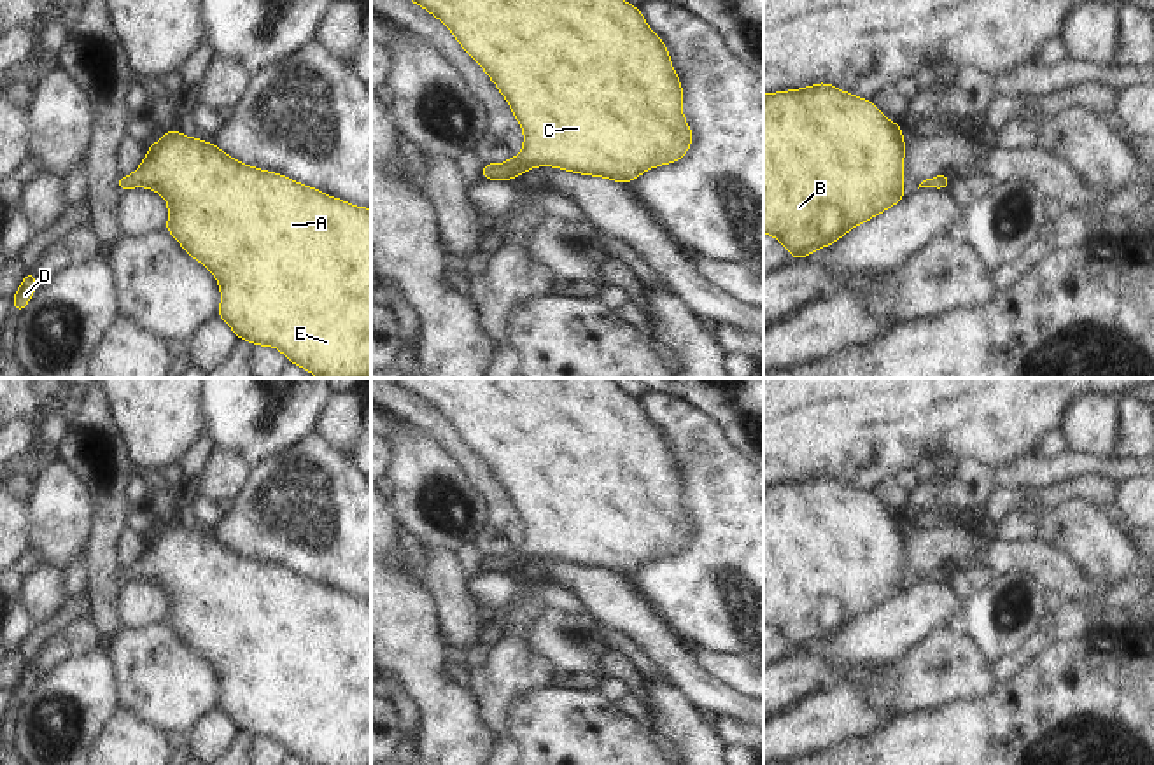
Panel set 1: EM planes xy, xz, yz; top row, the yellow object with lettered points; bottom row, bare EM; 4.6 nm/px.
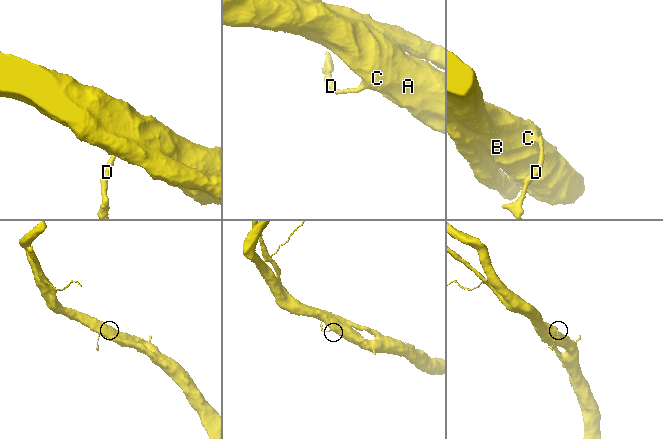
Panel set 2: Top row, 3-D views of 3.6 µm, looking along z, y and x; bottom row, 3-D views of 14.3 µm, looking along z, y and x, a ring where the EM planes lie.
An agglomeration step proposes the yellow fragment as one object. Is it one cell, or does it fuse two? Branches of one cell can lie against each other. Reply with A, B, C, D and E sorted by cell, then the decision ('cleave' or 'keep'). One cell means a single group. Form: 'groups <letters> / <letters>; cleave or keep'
groups A B C D E; keep

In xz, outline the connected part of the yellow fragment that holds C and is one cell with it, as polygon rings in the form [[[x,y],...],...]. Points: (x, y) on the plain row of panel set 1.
[[[392,378],[399,387],[424,399],[438,410],[457,431],[461,439],[487,464],[524,522],[524,539],[506,555],[483,555],[483,572],[513,572],[517,567],[534,558],[555,558],[560,562],[606,569],[620,576],[629,576],[650,560],[678,555],[690,541],[693,532],[692,522],[683,508],[683,480],[672,460],[667,438],[646,417],[637,397],[623,394],[611,378]]]

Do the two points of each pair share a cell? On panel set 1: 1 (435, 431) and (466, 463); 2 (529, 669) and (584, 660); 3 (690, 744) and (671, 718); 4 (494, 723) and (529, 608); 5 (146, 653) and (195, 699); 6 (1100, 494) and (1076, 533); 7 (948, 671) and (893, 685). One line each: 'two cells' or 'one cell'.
1: one cell
2: two cells
3: one cell
4: one cell
5: one cell
6: two cells
7: one cell

